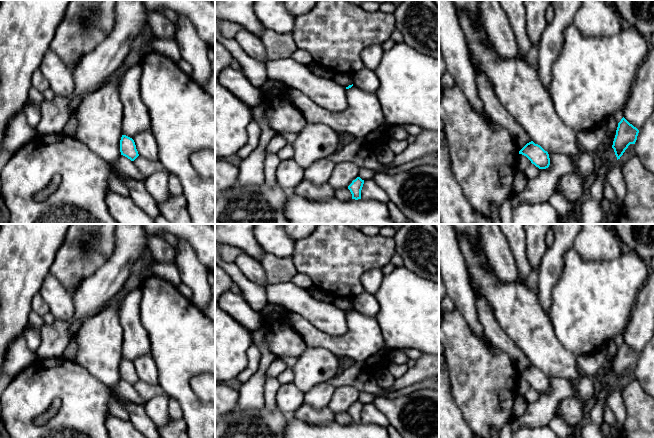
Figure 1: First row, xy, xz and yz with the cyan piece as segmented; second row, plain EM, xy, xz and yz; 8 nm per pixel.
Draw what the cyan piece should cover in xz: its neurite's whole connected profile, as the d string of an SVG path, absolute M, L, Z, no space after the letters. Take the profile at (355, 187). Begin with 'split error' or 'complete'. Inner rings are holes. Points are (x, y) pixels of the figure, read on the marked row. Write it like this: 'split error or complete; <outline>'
complete; M357 177L348 186L348 189L352 194L352 199L355 199L355 200L361 199L361 190L362 190L363 184L364 184L364 180L362 180L360 177Z

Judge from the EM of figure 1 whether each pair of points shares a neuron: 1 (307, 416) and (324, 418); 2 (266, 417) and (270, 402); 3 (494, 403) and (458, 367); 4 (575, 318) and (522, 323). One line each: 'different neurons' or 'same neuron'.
1: same neuron
2: different neurons
3: same neuron
4: different neurons

